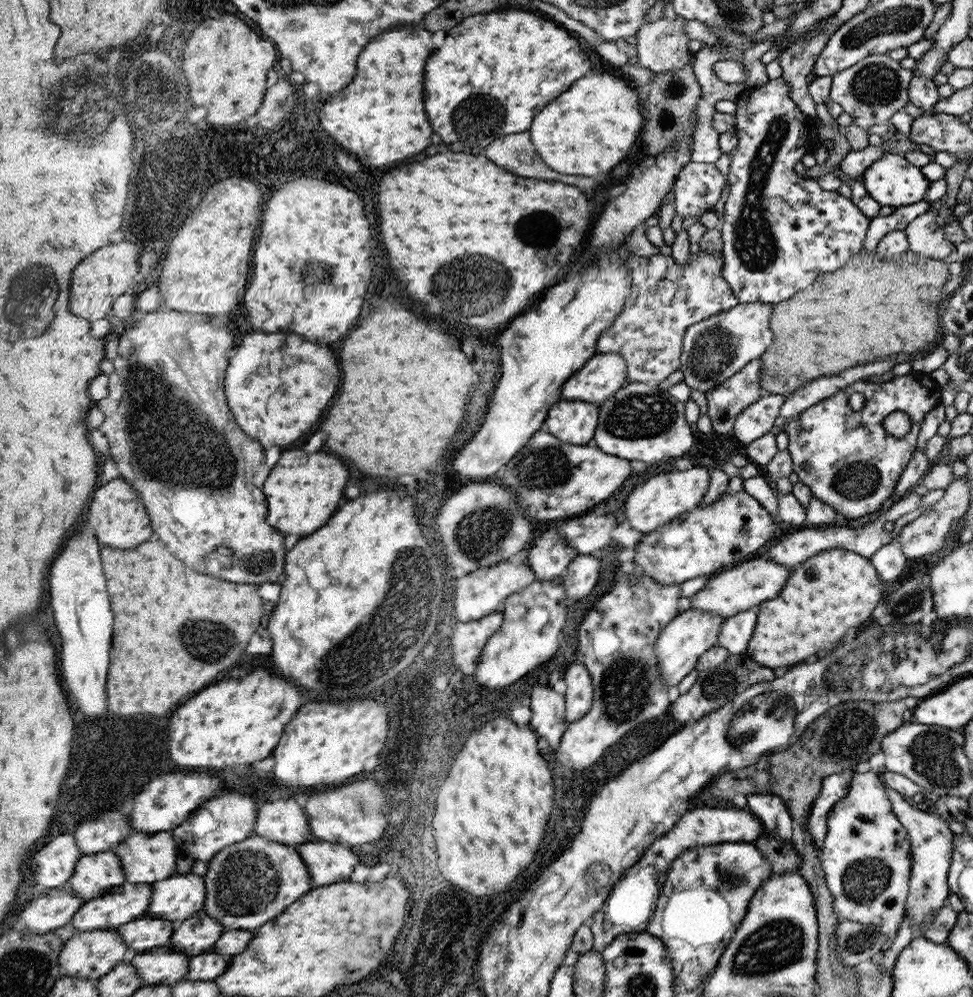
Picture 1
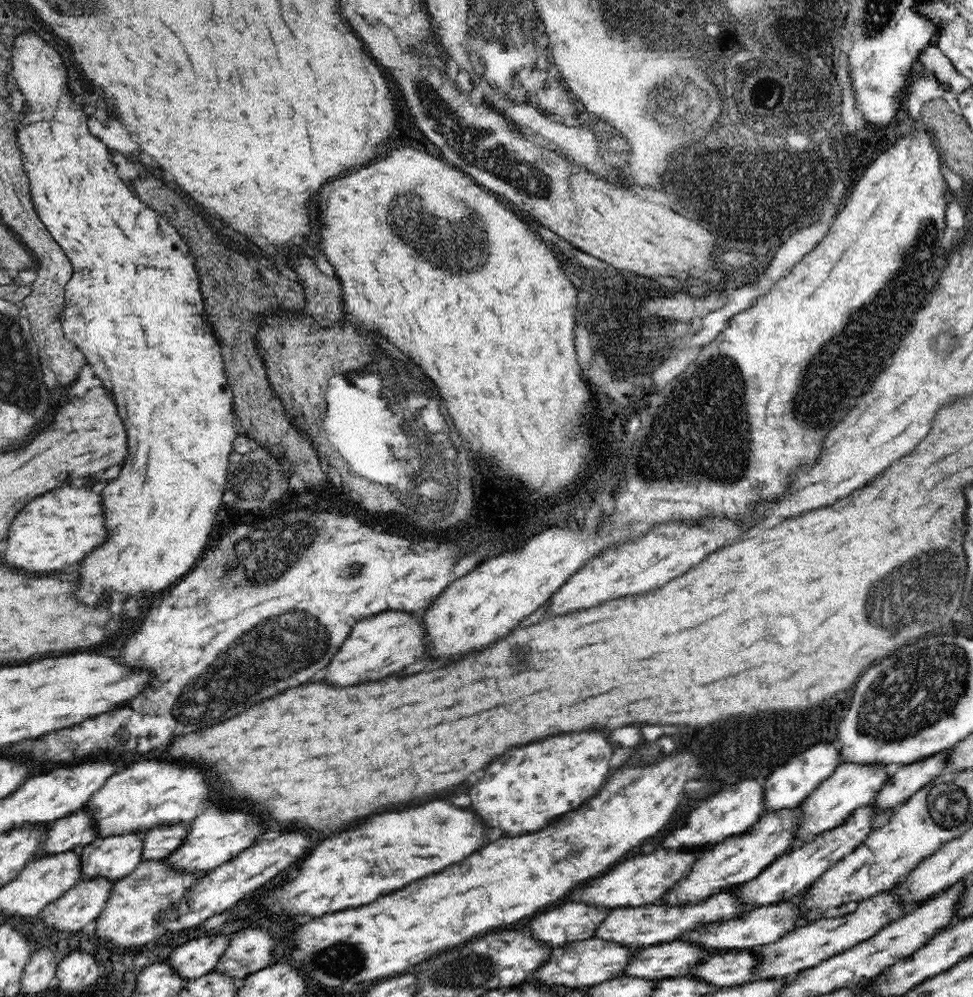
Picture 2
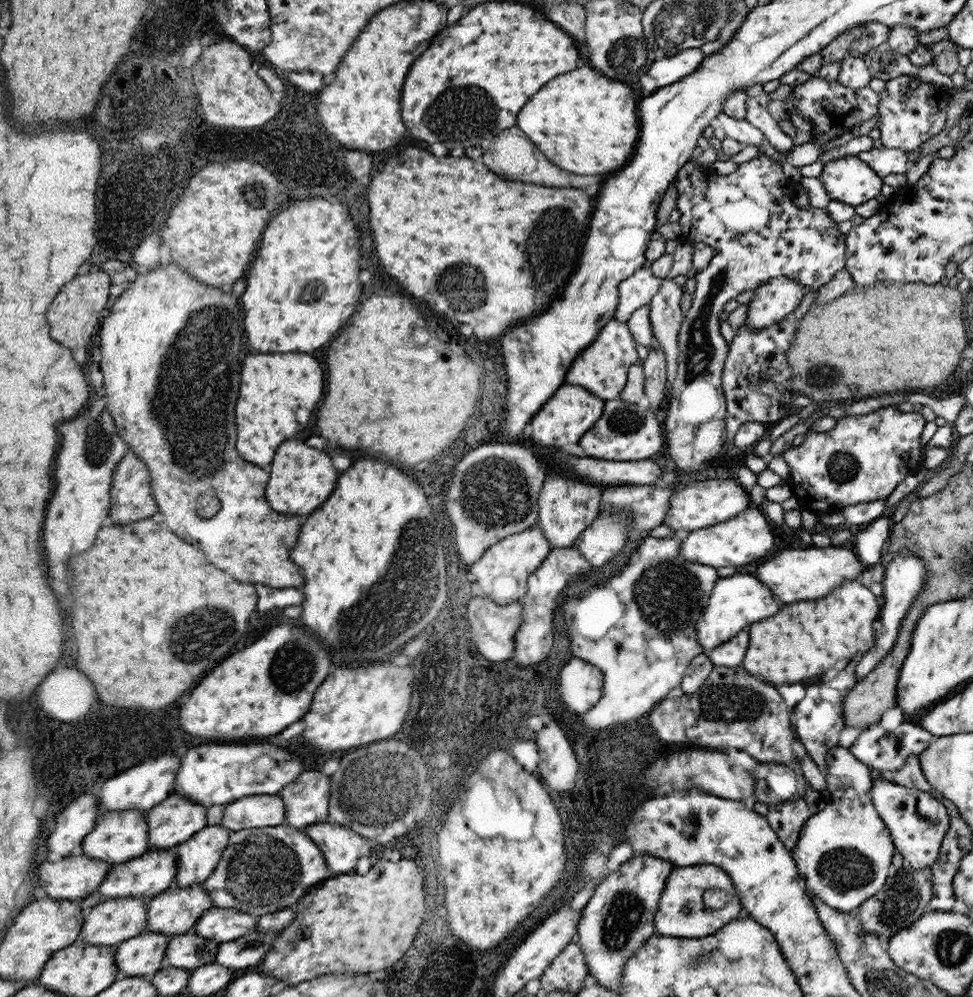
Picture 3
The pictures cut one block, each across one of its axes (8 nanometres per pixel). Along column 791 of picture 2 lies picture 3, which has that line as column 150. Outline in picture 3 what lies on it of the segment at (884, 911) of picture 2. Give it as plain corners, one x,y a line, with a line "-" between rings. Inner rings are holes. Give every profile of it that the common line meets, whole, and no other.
143,930
141,936
127,940
117,946
115,964
119,968
119,978
149,978
161,972
163,954
167,952
167,936

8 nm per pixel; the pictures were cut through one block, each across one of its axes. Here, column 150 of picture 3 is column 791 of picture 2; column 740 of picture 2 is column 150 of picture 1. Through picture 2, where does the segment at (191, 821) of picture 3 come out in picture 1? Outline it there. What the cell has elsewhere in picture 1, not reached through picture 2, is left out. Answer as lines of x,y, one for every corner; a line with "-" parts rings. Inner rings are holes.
131,832
119,846
113,848
113,852
119,856
129,884
151,884
153,886
161,880
171,878
177,872
179,846
171,832
157,832
157,834

